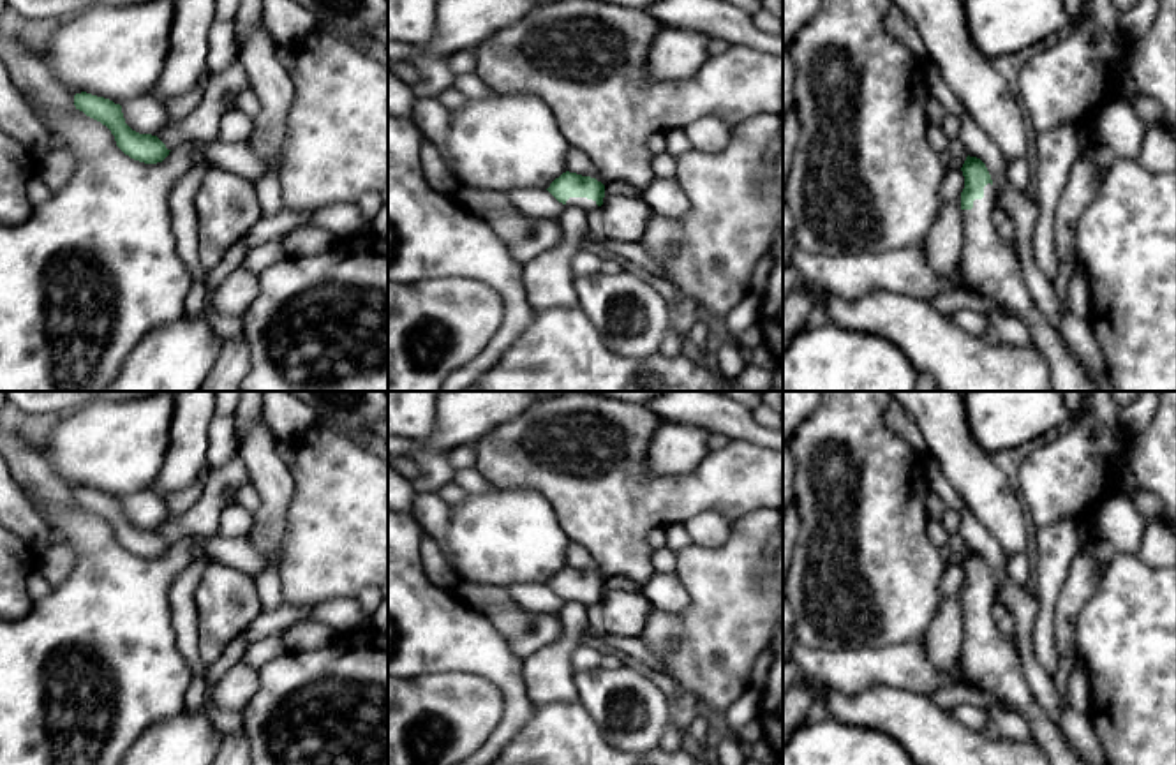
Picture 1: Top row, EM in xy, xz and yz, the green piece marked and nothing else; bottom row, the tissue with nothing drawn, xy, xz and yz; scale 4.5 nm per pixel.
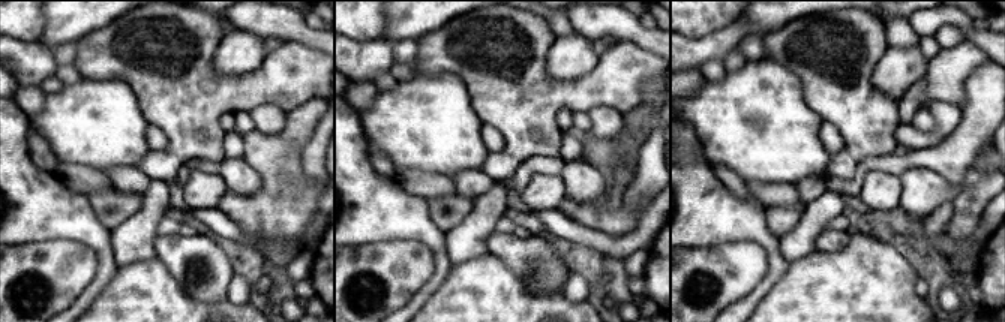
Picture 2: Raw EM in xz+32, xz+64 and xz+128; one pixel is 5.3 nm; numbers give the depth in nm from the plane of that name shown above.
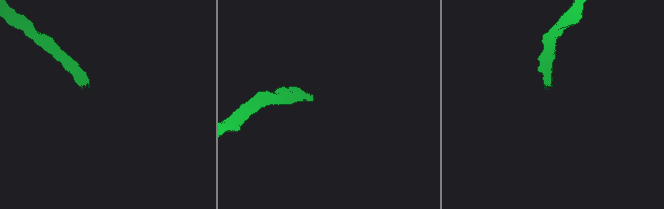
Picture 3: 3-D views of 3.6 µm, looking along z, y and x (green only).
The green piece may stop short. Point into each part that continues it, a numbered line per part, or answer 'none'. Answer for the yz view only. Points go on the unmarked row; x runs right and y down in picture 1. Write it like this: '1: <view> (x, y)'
1: yz (991, 661)

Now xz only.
1: xz (586, 598)

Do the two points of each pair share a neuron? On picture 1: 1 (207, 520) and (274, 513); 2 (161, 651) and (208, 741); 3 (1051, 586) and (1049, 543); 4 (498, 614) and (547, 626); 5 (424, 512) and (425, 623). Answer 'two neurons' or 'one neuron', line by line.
1: two neurons
2: two neurons
3: one neuron
4: one neuron
5: two neurons

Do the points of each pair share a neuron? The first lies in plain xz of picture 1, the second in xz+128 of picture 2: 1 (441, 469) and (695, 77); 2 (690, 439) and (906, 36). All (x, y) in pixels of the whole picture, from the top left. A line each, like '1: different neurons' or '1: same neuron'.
1: different neurons
2: different neurons

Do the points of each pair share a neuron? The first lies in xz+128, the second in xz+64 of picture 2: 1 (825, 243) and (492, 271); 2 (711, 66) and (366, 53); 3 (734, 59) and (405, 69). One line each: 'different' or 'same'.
1: different
2: different
3: same

